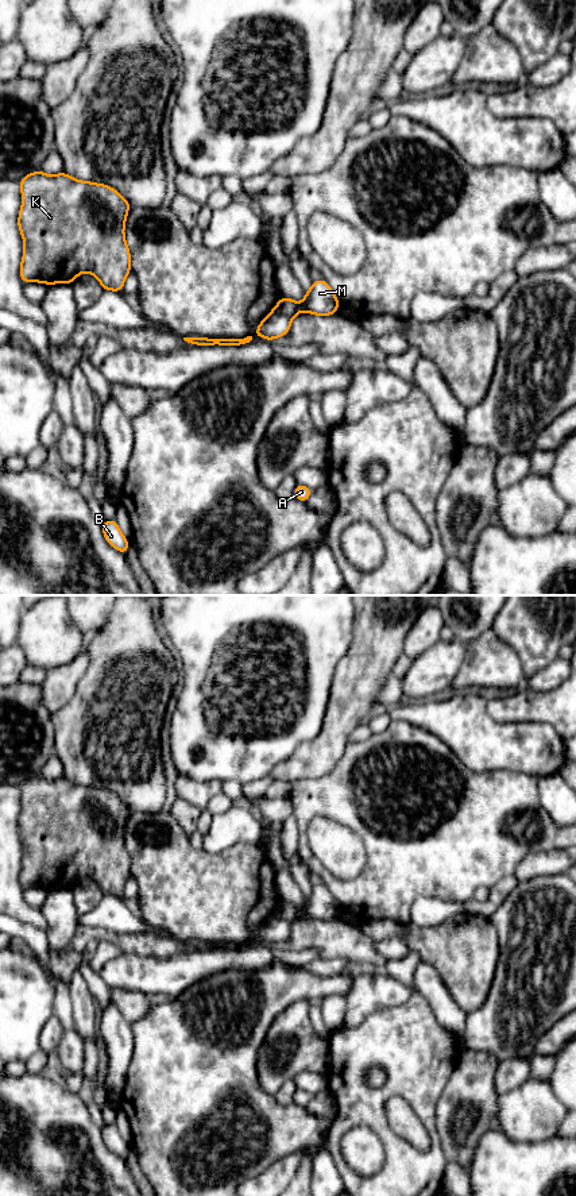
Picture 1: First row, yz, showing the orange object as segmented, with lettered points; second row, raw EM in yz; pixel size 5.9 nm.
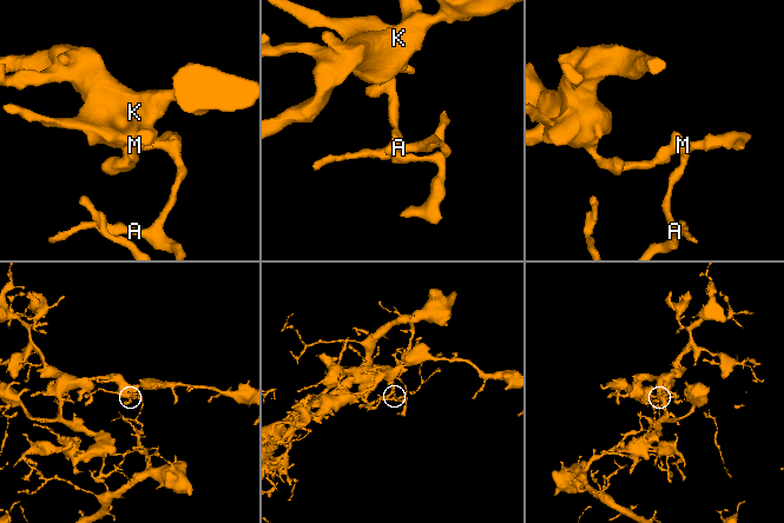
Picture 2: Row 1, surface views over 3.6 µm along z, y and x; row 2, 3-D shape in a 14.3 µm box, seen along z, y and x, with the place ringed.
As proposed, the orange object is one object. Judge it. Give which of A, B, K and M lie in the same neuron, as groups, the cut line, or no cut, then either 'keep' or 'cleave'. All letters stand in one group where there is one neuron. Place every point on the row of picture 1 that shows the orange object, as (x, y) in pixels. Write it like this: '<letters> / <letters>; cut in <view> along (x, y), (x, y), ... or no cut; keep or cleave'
A B M / K; cut in yz along (273, 311), (290, 319); cleave

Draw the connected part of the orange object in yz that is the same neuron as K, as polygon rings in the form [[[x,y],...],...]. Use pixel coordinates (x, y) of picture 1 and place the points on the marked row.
[[[42,170],[19,181],[22,208],[18,216],[24,251],[20,279],[26,282],[74,283],[80,273],[93,274],[103,290],[123,293],[131,271],[131,252],[124,225],[131,204],[105,184],[74,180],[65,171],[47,175]]]

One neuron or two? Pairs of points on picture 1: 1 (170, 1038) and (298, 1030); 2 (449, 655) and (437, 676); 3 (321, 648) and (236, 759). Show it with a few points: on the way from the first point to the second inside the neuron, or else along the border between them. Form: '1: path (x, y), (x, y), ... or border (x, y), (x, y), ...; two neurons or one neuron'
1: border (288, 1007), (274, 1019), (267, 1030), (256, 1061); two neurons
2: path (444, 660), (437, 667), (437, 671); one neuron
3: path (319, 683), (313, 714), (283, 744), (271, 751); one neuron

